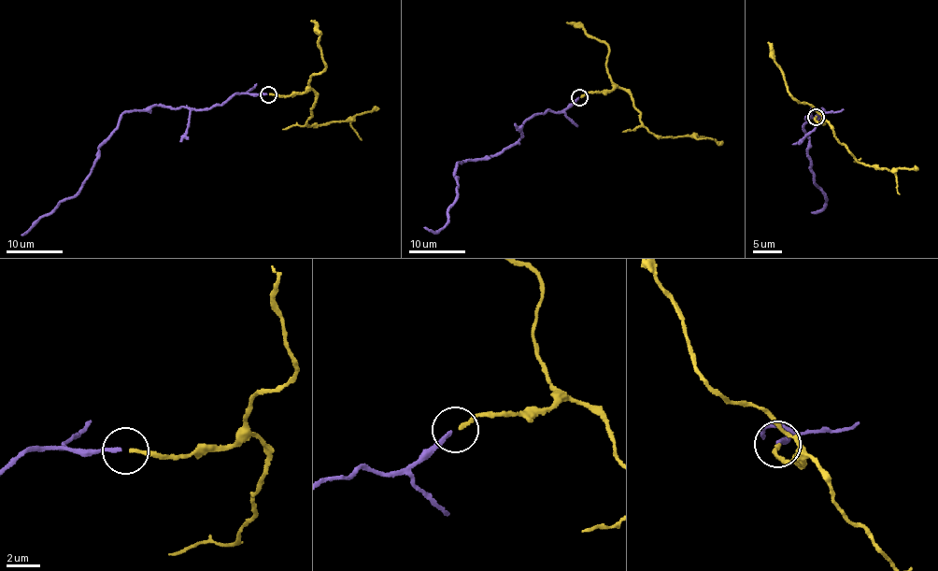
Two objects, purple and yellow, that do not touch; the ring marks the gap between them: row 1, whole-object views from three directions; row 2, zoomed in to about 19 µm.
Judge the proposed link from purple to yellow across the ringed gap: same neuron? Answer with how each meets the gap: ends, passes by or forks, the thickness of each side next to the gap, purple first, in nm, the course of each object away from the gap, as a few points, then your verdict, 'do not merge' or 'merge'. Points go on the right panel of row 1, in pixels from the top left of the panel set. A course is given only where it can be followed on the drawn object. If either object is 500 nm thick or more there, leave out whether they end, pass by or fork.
purple ends | yellow ends | 220/220 nm | purple via (816, 116), (804, 116), (824, 110), (811, 107), (803, 126), (813, 180), (827, 198), (811, 211) | yellow via (817, 117), (817, 121), (825, 124), (825, 121), (832, 127), (834, 135), (858, 162), (895, 172), (915, 168) | merge

